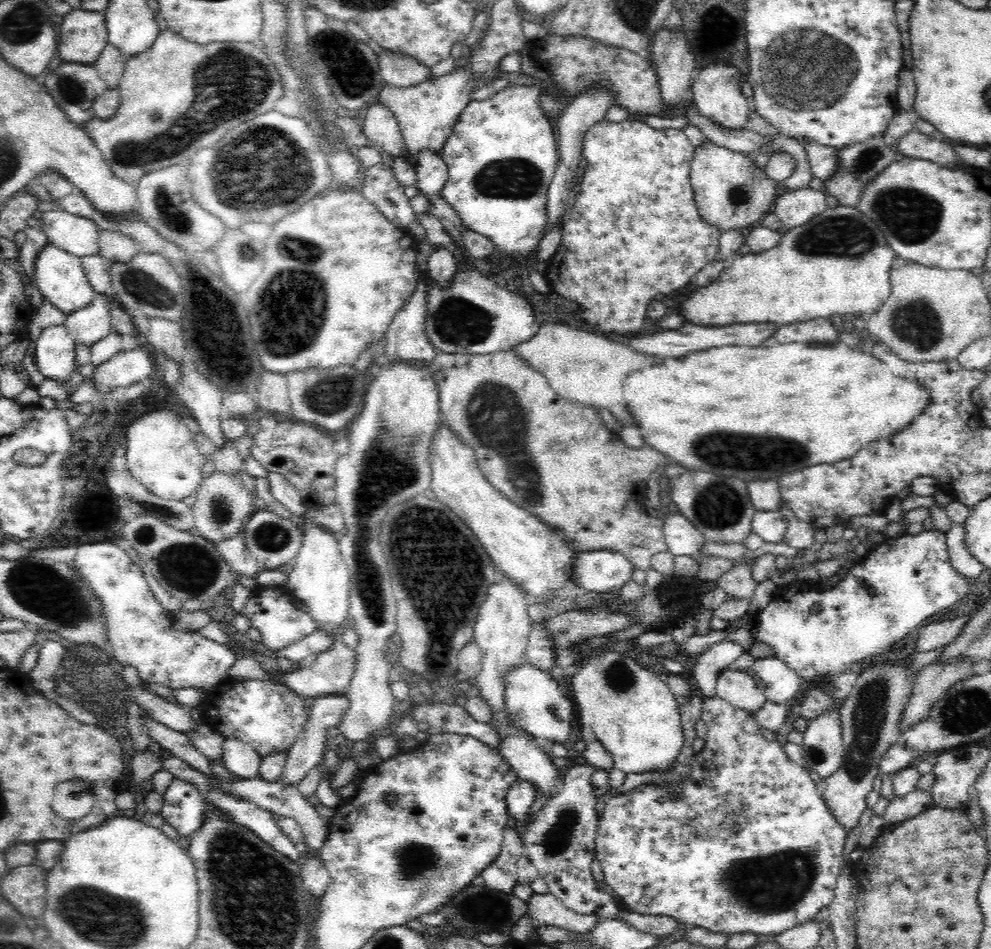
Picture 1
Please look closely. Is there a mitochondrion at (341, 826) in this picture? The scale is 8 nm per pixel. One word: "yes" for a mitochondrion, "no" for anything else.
no

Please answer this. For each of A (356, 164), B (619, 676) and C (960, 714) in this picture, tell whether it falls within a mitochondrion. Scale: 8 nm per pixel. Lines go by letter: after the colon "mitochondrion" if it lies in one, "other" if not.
A: other
B: mitochondrion
C: mitochondrion

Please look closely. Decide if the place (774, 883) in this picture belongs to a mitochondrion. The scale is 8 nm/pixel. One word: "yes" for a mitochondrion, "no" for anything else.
yes

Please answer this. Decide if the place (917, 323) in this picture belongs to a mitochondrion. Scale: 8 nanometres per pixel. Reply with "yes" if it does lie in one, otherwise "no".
yes

